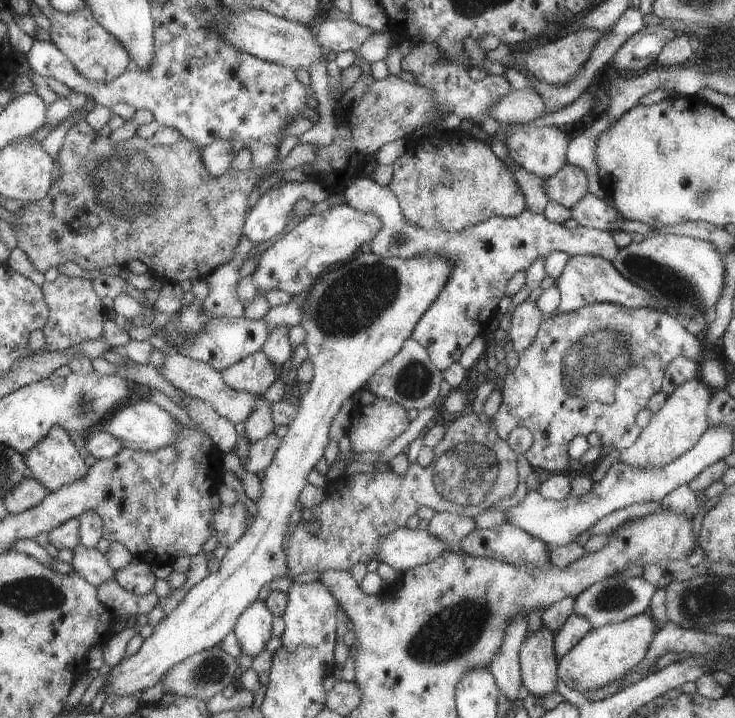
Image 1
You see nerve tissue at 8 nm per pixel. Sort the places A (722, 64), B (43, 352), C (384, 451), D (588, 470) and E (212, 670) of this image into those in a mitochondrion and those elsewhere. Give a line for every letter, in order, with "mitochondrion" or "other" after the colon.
A: other
B: other
C: other
D: other
E: mitochondrion

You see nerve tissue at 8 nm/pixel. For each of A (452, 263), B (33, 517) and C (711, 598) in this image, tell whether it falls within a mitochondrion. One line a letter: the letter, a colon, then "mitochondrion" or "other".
A: other
B: other
C: mitochondrion

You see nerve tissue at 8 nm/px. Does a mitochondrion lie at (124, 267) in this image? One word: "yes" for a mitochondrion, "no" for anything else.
no

